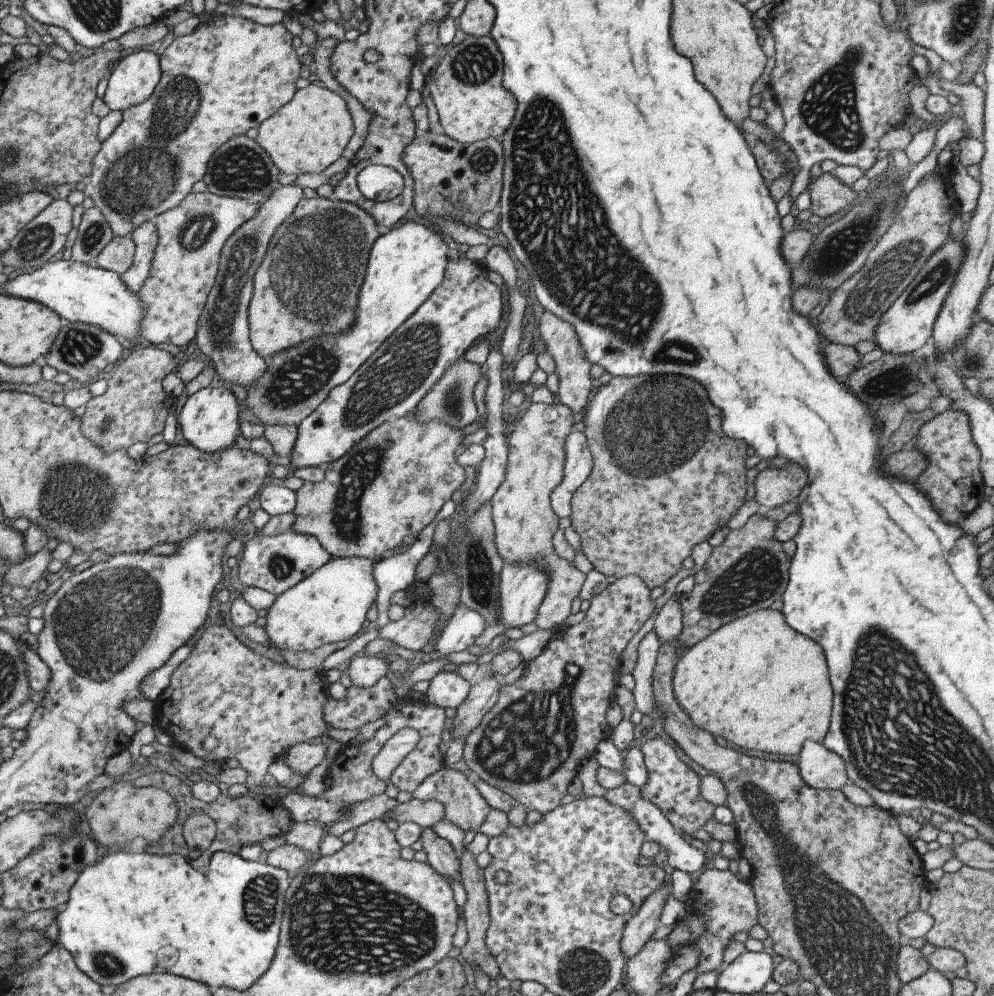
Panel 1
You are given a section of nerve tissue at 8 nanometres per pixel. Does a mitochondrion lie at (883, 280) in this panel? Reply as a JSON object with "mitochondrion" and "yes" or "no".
{"mitochondrion":"yes"}

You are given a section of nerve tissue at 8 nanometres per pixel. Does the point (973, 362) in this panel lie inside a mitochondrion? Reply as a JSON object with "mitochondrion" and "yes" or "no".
{"mitochondrion":"yes"}

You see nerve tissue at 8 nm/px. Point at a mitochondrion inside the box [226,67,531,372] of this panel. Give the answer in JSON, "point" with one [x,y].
{"point":[315,244]}

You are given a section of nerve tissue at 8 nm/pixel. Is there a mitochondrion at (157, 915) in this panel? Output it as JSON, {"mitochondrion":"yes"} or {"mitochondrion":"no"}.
{"mitochondrion":"no"}

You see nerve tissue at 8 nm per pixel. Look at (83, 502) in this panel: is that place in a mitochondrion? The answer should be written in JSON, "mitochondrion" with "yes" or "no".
{"mitochondrion":"yes"}

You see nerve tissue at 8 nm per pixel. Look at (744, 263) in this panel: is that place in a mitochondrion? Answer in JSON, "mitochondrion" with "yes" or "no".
{"mitochondrion":"no"}

